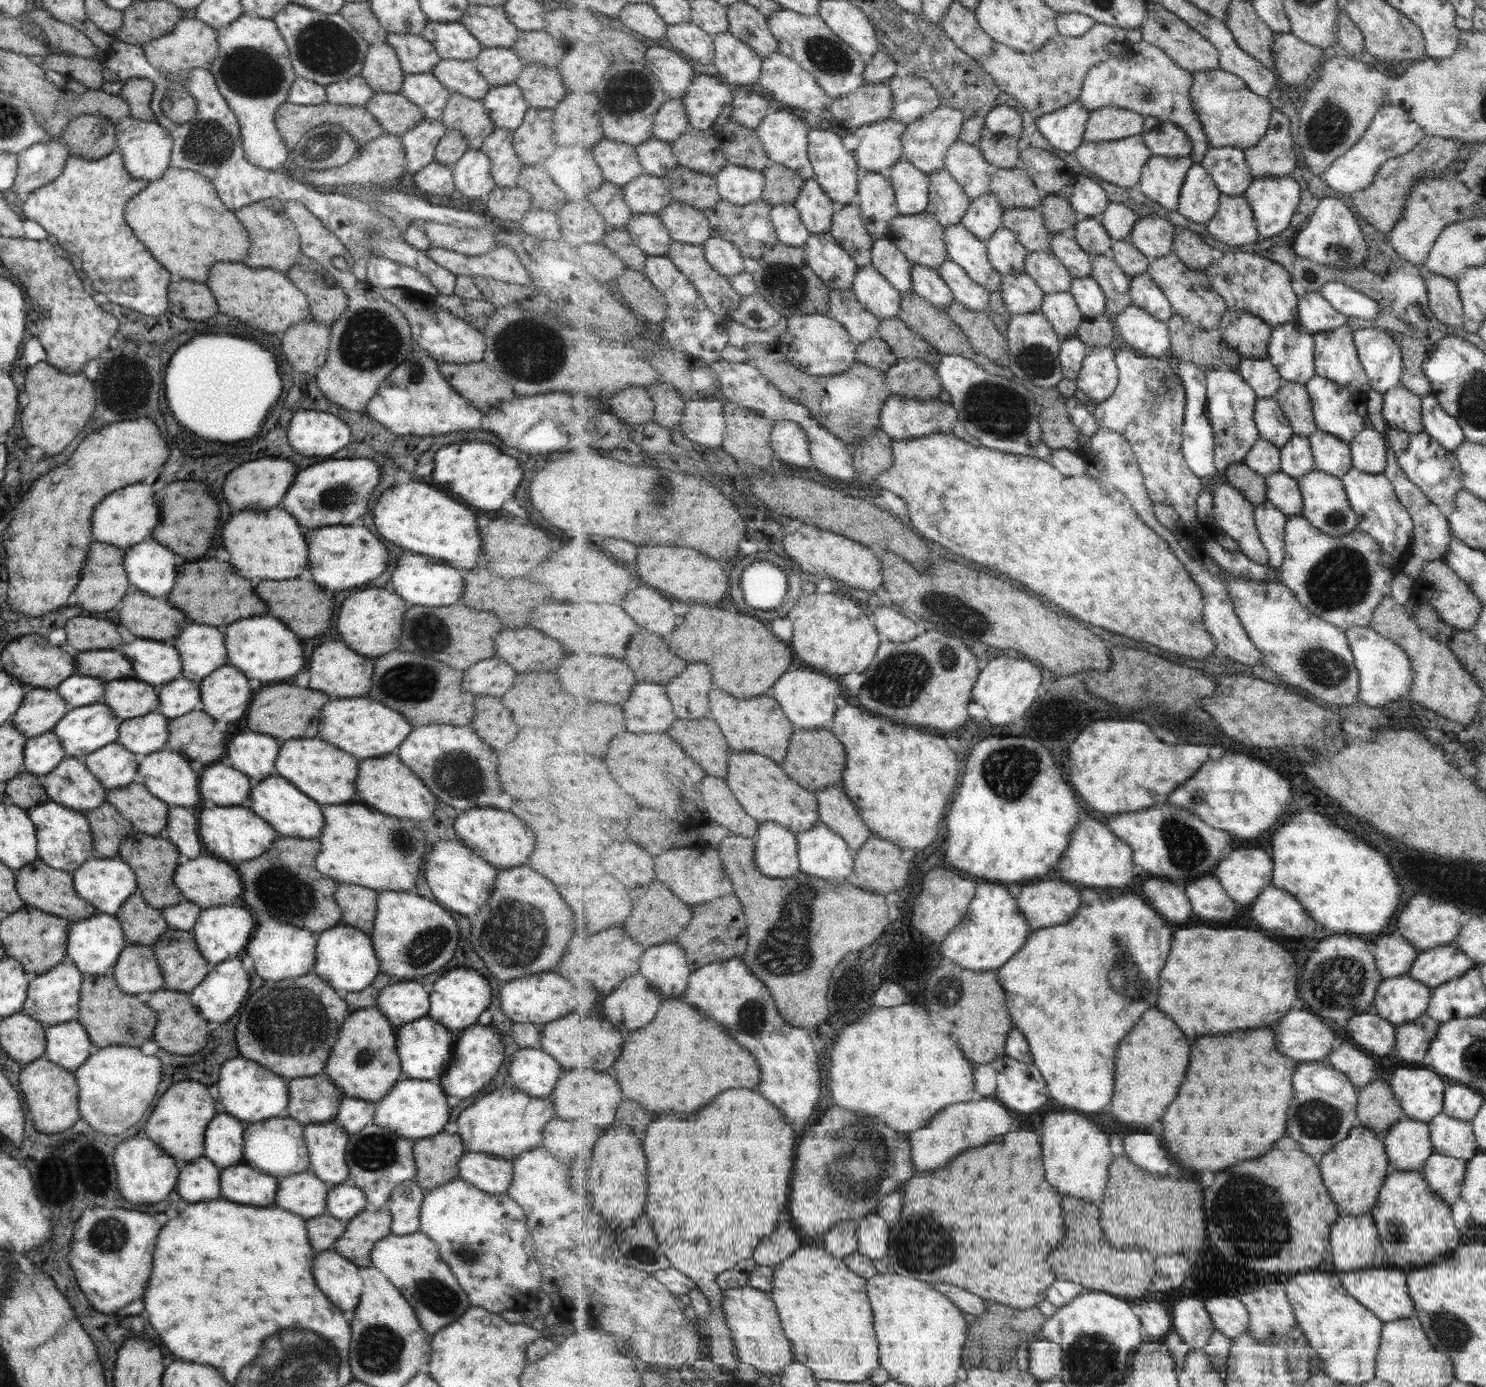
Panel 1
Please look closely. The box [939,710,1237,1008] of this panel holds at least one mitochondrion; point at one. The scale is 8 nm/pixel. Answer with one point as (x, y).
(1008, 775)

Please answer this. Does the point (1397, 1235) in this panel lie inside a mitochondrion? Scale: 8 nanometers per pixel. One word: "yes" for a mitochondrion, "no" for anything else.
yes

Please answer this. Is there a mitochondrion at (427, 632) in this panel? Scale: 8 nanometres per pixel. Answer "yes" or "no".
yes

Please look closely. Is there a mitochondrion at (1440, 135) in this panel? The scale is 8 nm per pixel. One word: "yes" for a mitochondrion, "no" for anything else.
no

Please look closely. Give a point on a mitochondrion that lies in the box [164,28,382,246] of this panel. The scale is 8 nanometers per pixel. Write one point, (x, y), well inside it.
(249, 73)

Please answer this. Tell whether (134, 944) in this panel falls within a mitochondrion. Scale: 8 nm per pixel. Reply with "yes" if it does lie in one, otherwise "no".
no

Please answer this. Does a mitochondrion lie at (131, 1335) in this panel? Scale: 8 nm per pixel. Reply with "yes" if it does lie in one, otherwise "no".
no

